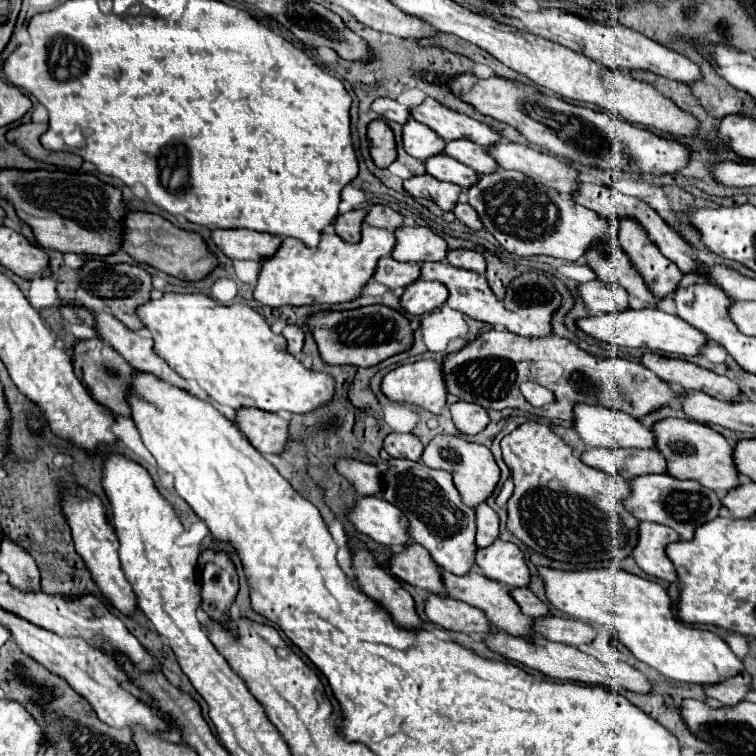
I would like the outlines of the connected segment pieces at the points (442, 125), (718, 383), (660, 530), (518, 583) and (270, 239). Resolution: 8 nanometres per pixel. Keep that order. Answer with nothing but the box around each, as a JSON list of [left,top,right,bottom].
[[411,98,501,148],[643,354,741,402],[633,522,679,582],[477,540,531,588],[215,230,281,260]]

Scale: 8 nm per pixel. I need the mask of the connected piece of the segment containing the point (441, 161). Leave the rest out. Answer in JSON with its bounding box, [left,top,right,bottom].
[425,154,479,190]

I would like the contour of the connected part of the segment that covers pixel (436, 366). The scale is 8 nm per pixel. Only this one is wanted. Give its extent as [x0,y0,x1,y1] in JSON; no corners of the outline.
[381,360,447,414]

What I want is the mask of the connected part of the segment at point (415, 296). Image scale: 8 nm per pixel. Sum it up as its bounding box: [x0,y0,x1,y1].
[401,280,449,314]

